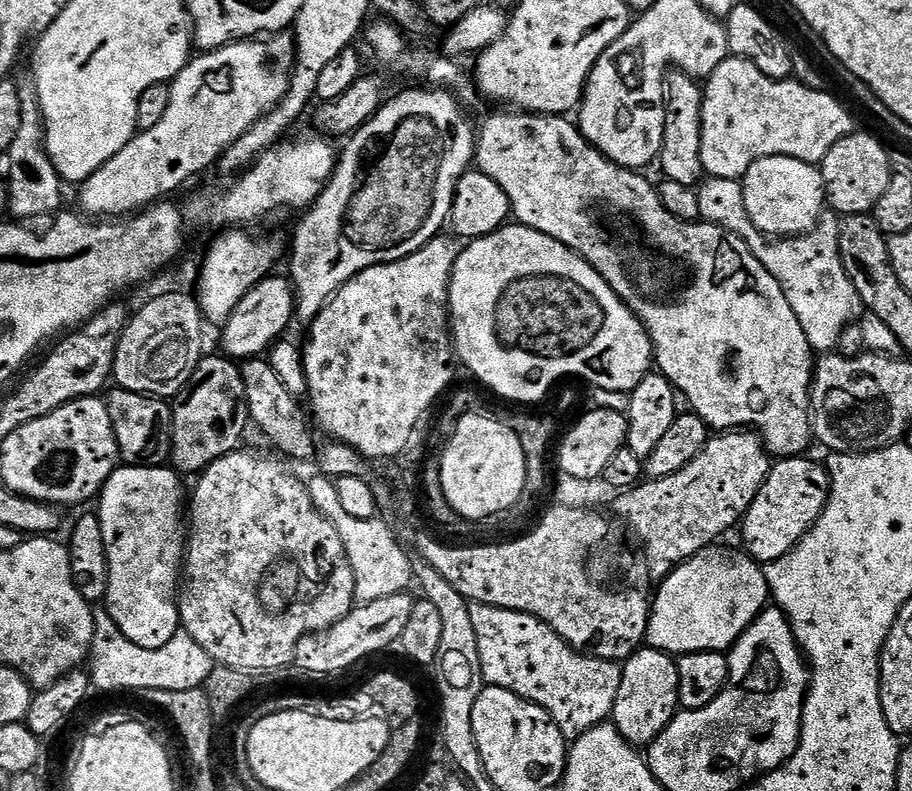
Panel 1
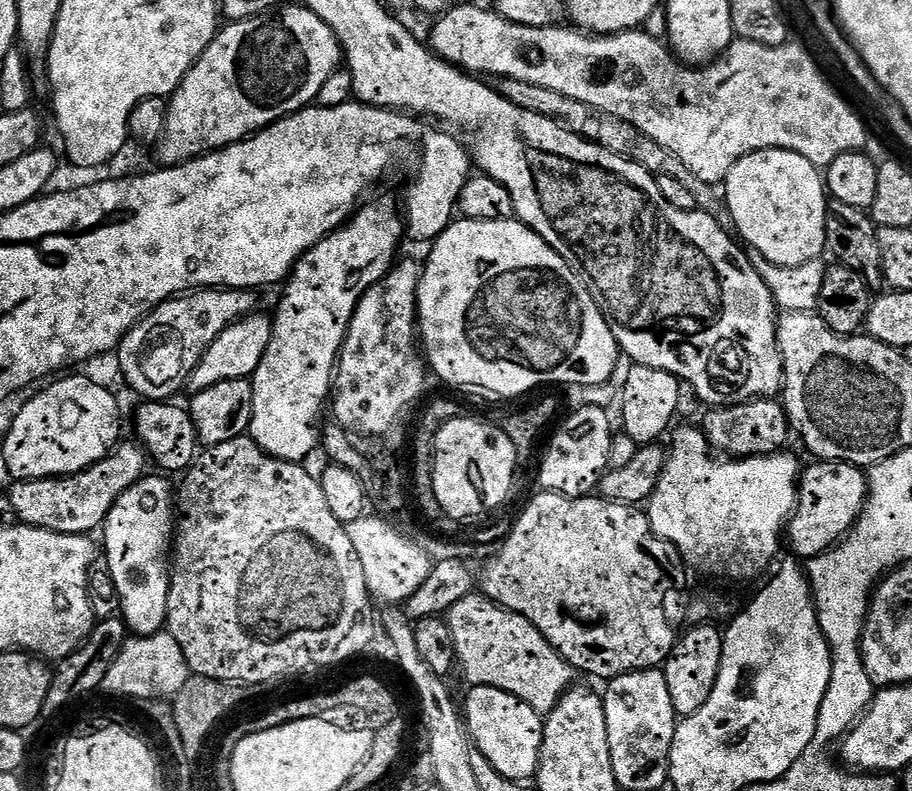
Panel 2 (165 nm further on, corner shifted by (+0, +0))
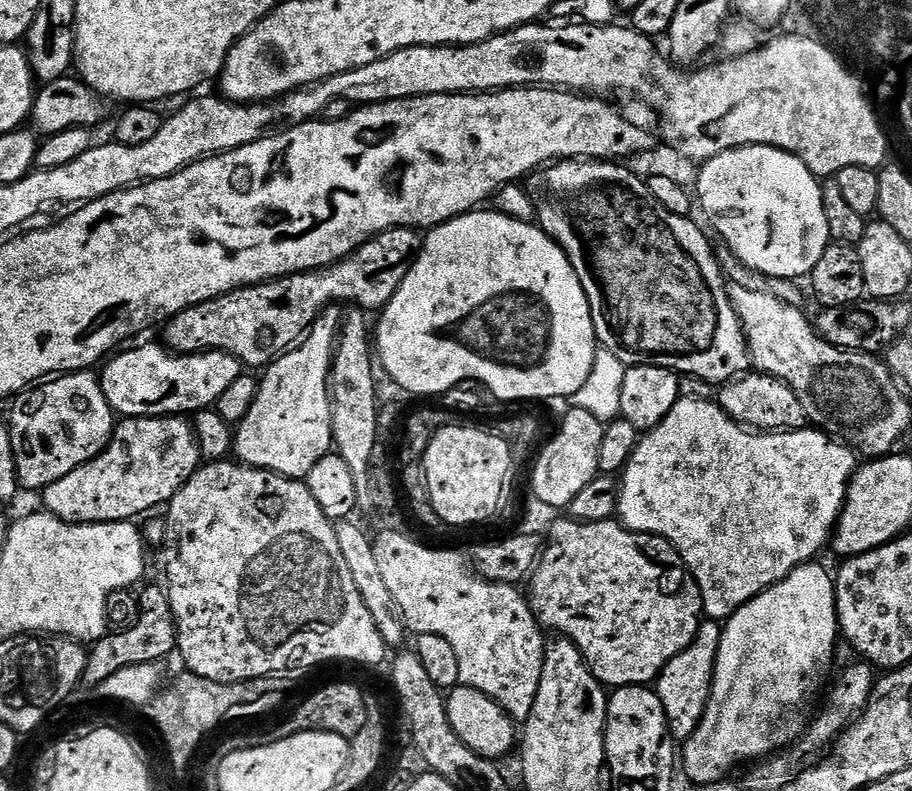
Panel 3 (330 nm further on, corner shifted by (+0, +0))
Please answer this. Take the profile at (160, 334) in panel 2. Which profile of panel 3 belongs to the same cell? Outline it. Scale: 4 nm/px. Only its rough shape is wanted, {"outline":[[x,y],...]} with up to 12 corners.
{"outline":[[382,231],[347,260],[236,288],[163,325],[176,354],[263,370],[320,313],[383,309],[423,237]]}

